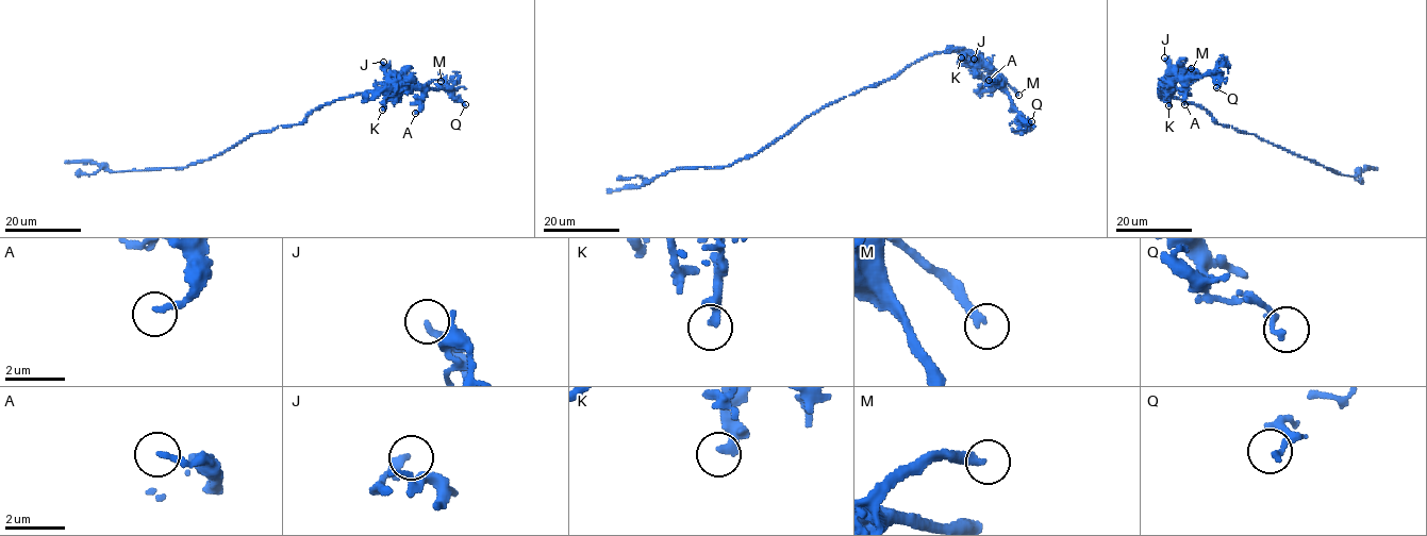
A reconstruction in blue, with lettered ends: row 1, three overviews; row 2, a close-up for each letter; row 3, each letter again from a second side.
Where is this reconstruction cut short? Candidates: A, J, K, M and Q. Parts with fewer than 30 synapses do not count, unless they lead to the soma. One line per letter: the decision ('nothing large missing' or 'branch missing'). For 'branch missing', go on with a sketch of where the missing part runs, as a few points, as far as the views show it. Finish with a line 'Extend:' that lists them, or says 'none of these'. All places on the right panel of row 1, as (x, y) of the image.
A: nothing large missing
J: nothing large missing
K: nothing large missing
M: branch missing
Q: nothing large missing
Extend: M

